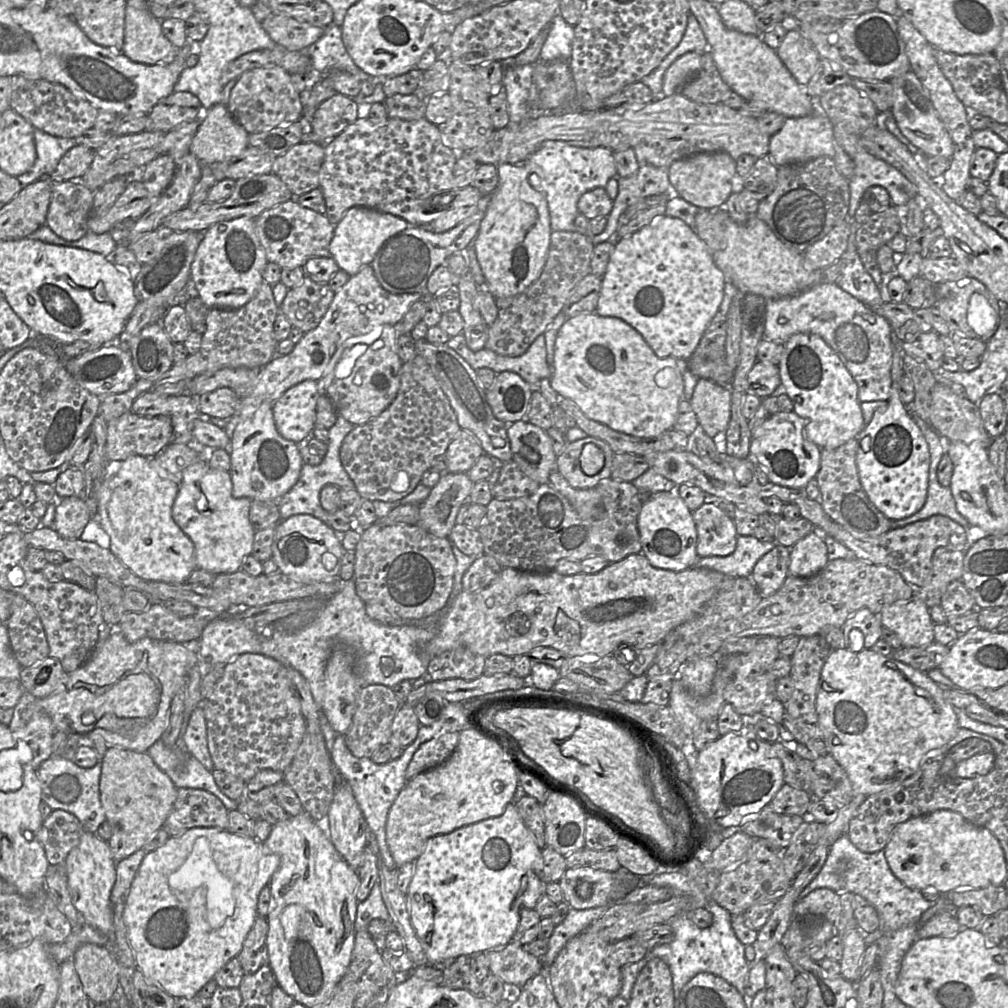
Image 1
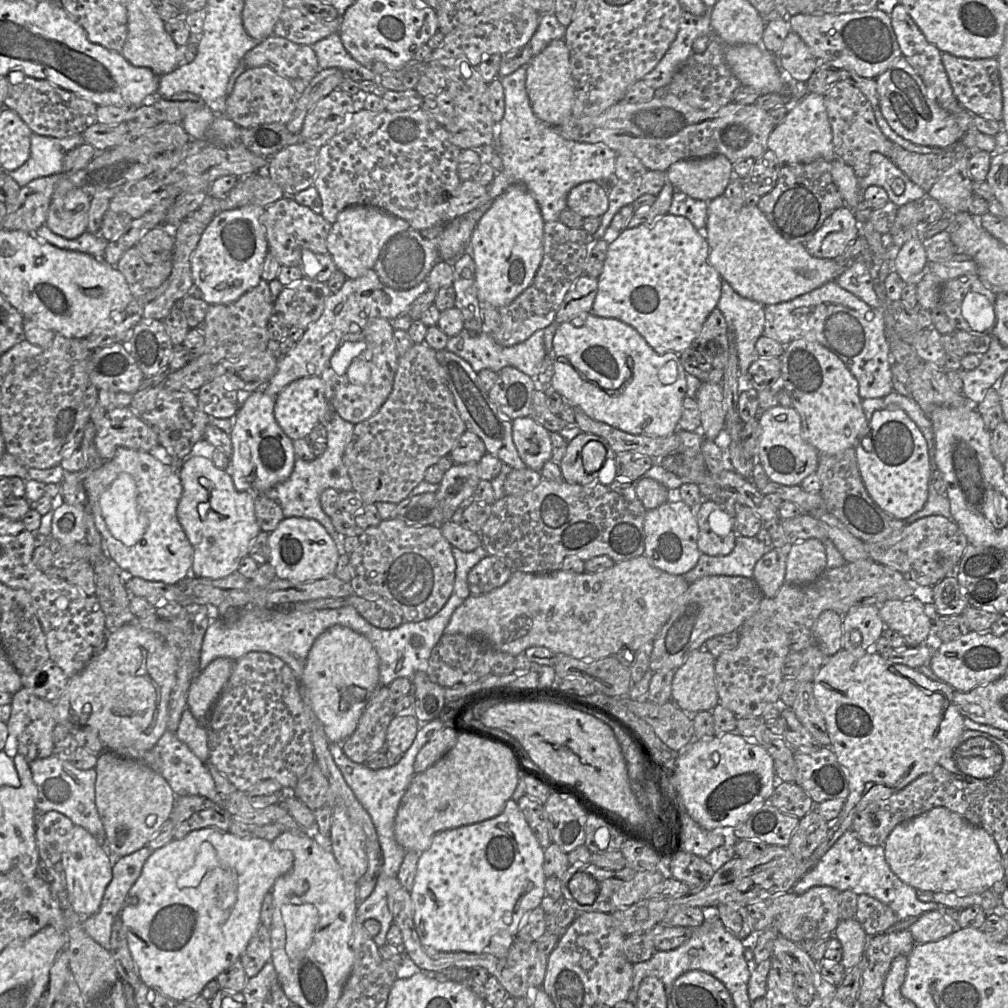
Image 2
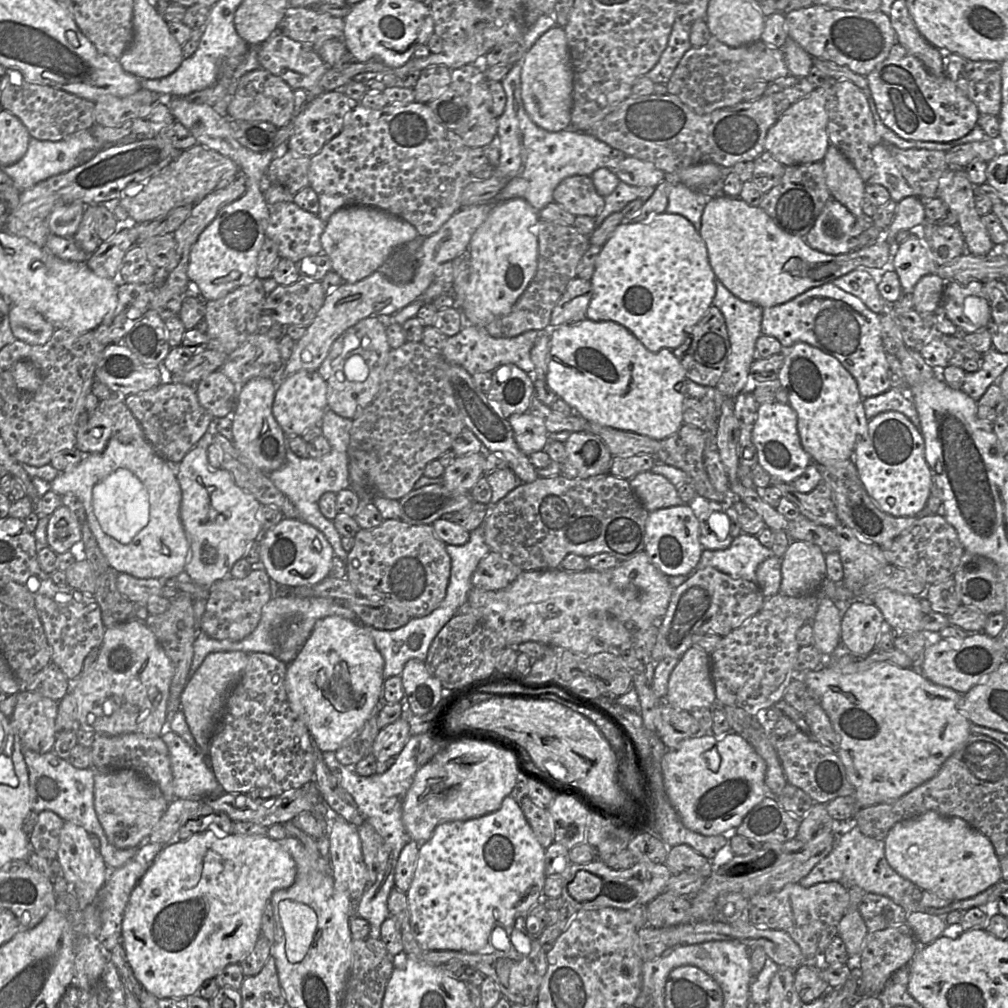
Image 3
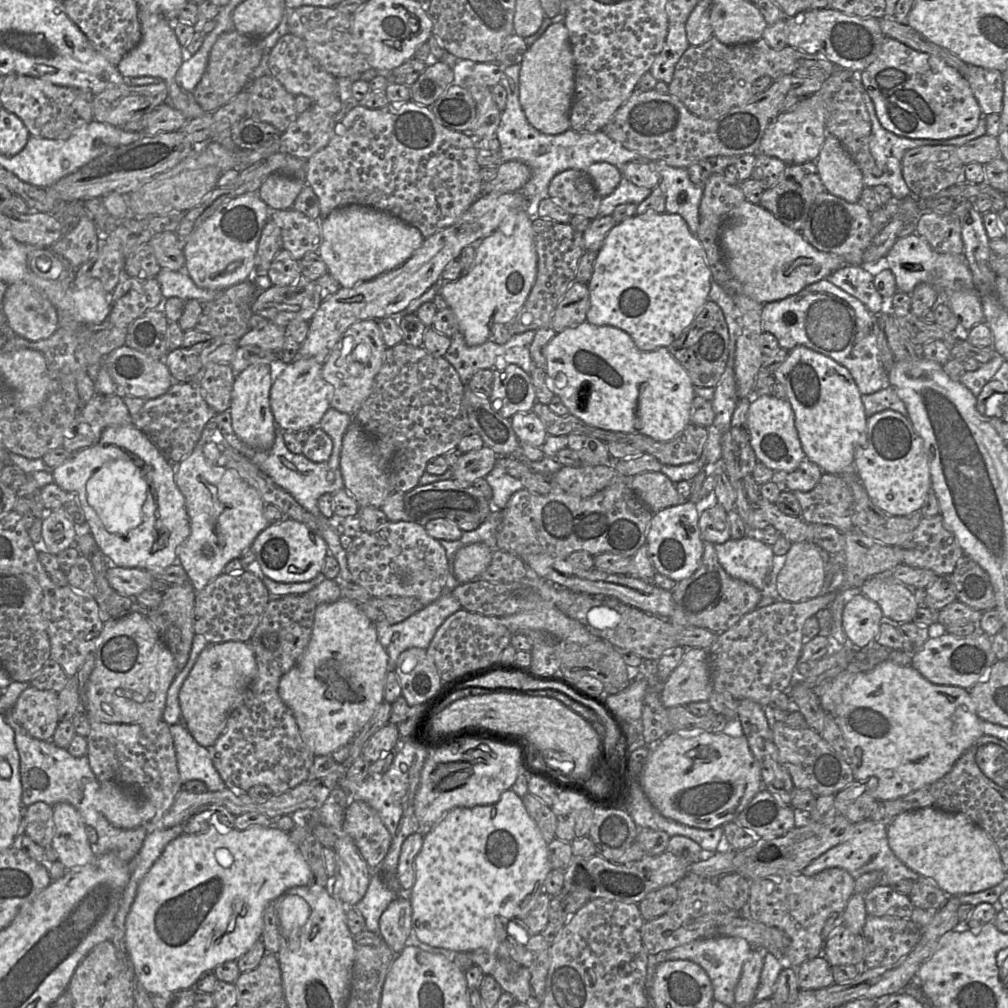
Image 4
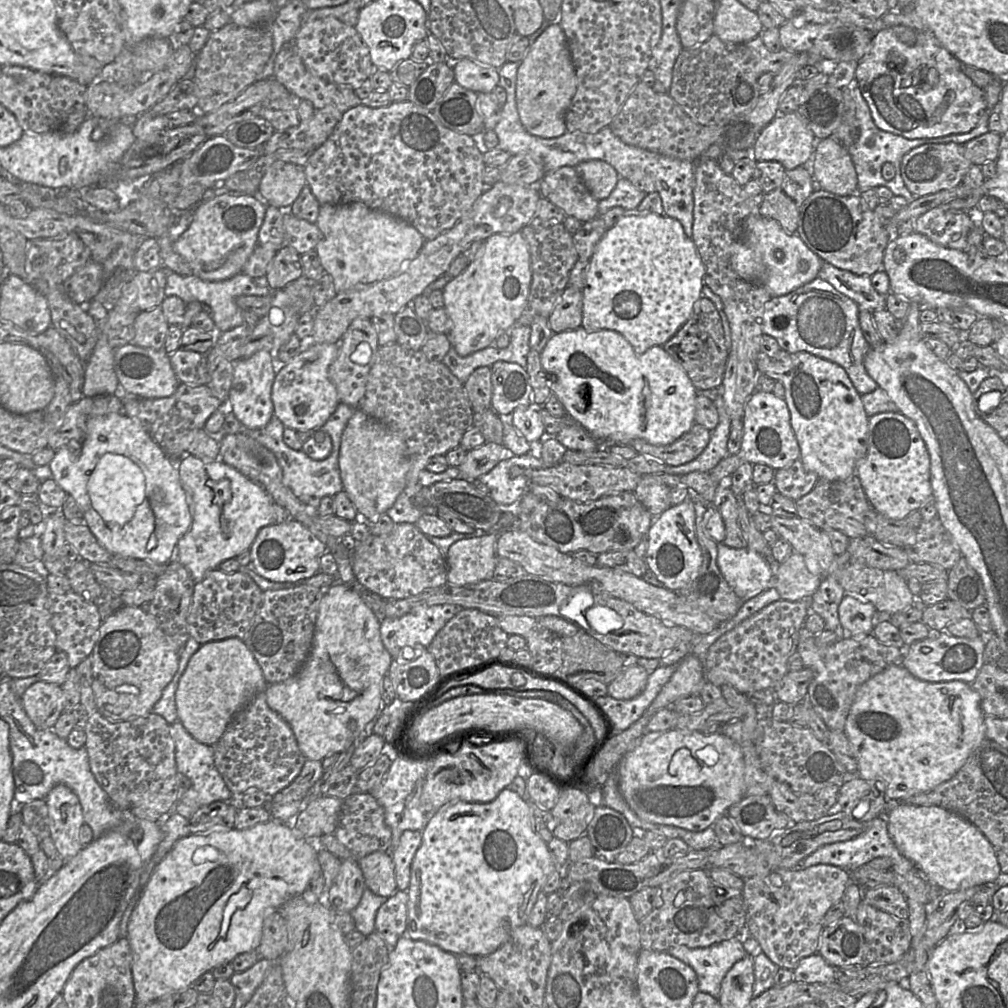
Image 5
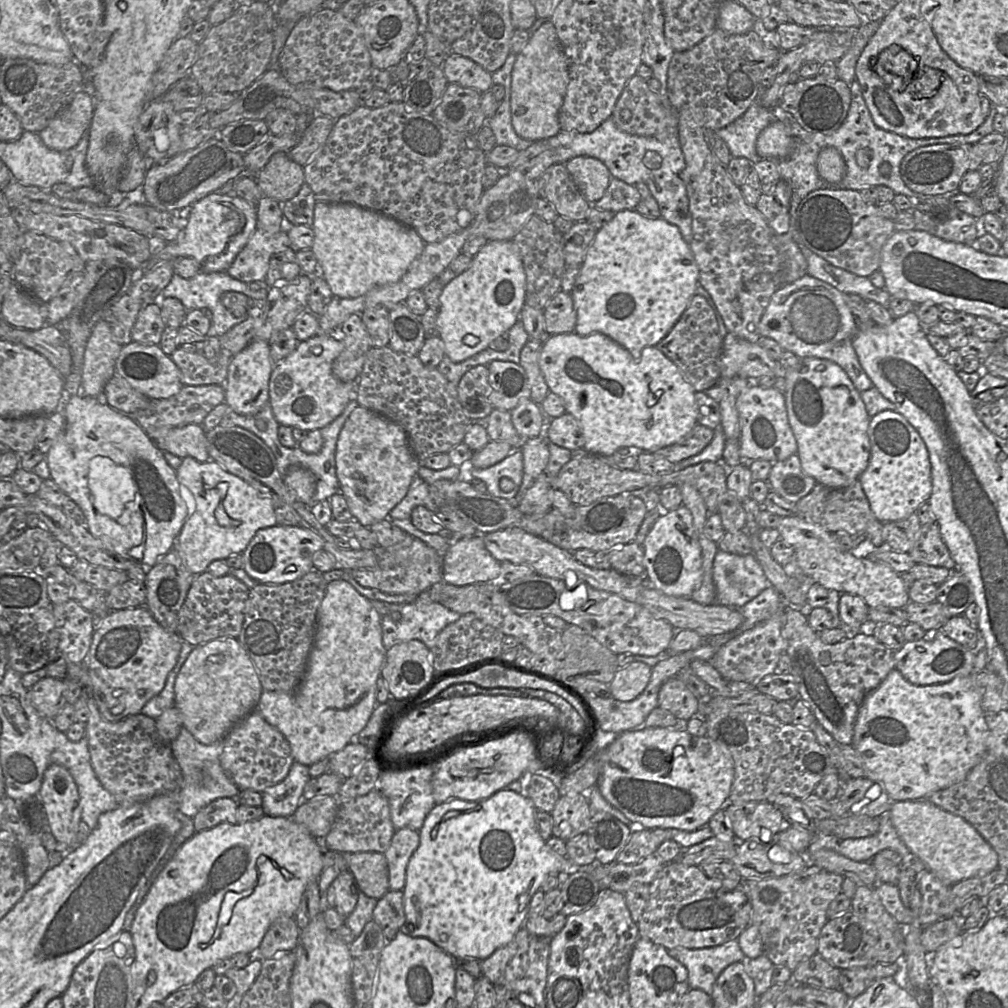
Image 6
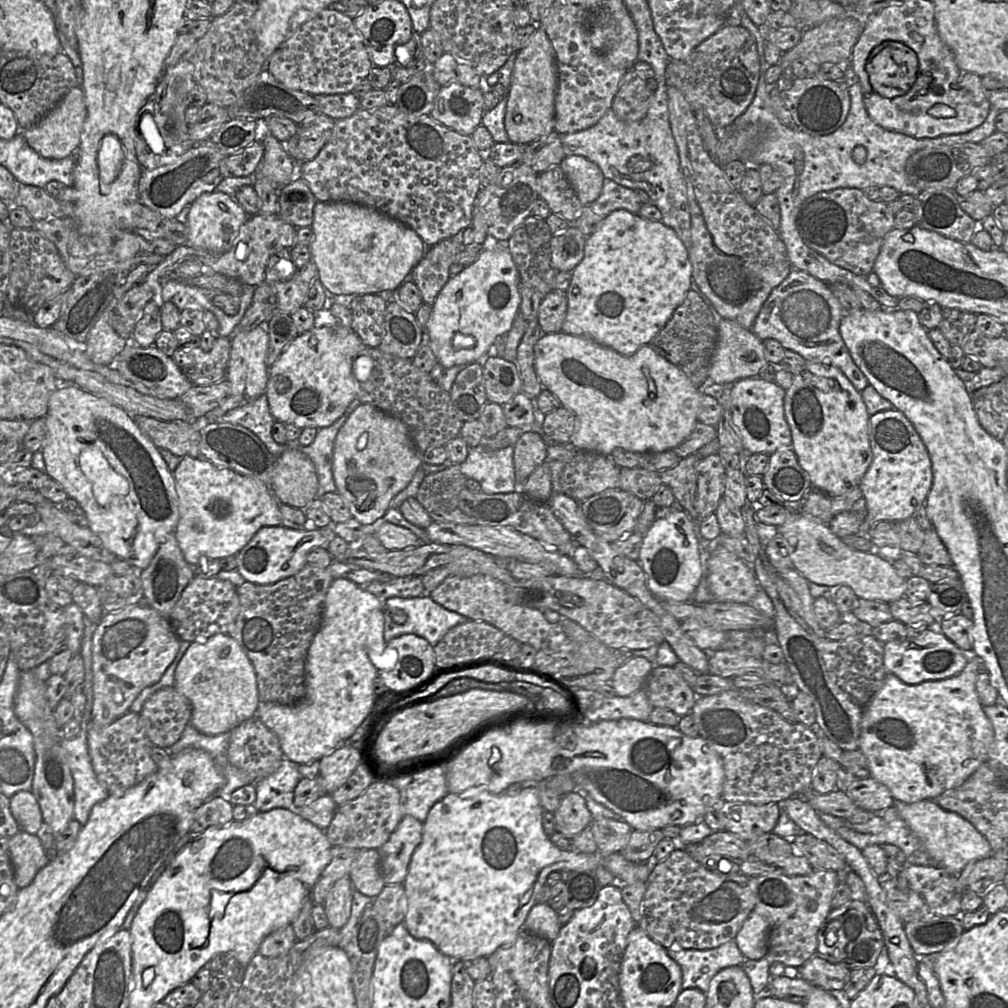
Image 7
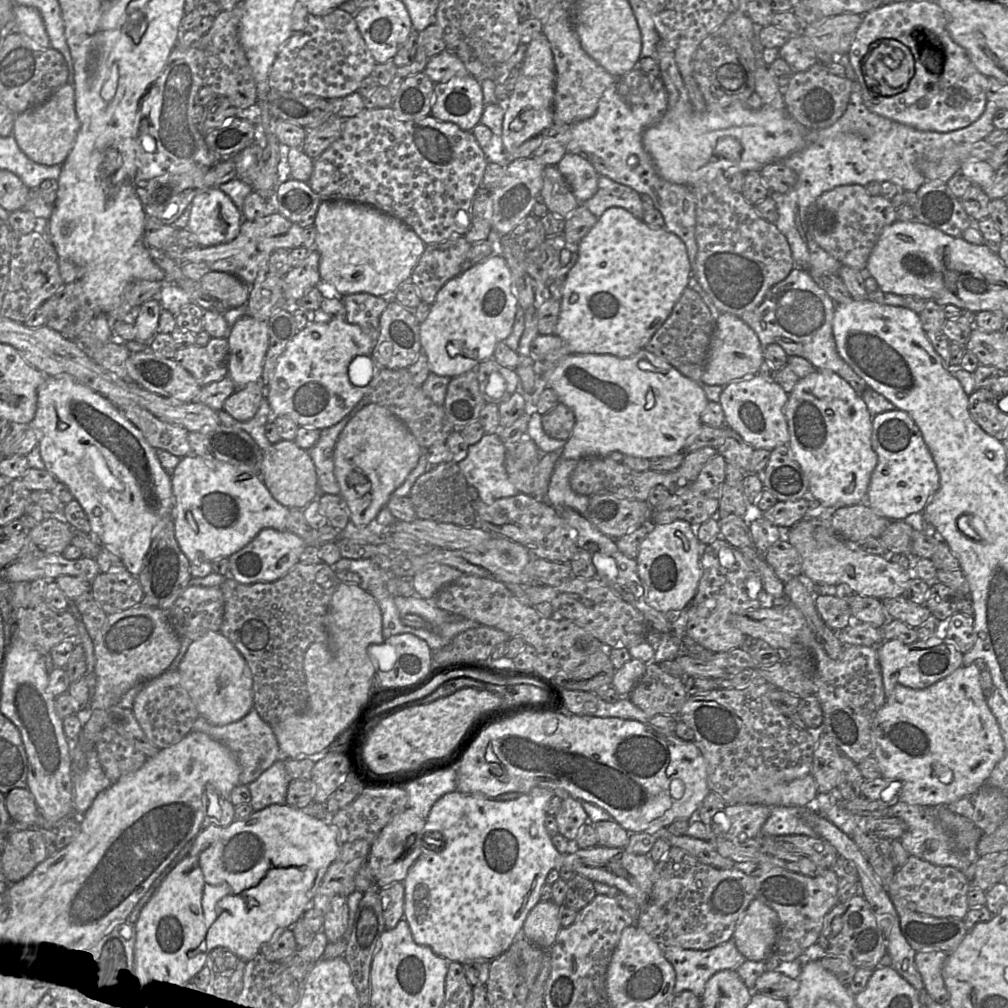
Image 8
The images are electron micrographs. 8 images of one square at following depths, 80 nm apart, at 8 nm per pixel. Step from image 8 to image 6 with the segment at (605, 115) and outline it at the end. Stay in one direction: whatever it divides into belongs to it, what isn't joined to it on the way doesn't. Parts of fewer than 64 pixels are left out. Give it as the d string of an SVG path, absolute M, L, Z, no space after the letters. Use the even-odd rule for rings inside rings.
M610 117L593 132L560 131L557 135L542 140L548 141L554 148L556 164L565 164L577 156L589 156L602 161L614 178L629 185L645 183L651 191L651 196L658 203L662 219L677 226L683 239L690 244L692 215L689 210L686 186L681 179L685 158L678 135L673 134L669 139L631 135L621 131Z

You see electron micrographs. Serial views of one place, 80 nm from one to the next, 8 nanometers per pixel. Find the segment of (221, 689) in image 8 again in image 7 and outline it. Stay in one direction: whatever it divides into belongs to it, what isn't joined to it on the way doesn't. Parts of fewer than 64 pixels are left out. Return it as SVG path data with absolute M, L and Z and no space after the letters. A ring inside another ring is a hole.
M227 633L192 642L176 668L174 686L192 705L190 724L205 735L230 732L256 716L260 700L255 669L239 643Z

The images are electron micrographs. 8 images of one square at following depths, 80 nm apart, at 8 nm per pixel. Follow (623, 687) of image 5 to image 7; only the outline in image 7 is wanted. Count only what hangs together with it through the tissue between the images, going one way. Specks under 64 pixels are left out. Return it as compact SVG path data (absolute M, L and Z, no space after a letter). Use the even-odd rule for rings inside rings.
M632 657L618 666L610 681L619 697L627 697L644 687L654 664L644 657Z

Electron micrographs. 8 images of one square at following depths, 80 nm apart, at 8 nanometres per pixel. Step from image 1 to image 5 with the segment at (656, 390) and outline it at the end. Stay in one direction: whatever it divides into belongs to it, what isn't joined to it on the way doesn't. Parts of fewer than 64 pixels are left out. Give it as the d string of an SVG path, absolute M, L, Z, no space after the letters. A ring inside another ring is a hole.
M579 327L574 330L554 334L540 353L540 361L546 373L552 394L558 397L565 407L567 414L576 420L596 441L627 441L640 438L652 445L670 445L688 432L695 423L695 399L697 390L683 367L662 346L653 346L643 354L638 355L635 353L631 344L616 331L603 329L588 332L584 328Z

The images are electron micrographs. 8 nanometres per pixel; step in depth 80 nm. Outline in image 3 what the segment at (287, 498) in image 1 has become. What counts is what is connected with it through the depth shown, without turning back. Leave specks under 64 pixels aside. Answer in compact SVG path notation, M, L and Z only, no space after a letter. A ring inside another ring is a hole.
M327 409L320 426L323 435L331 445L331 450L326 455L319 458L301 458L297 456L287 445L286 461L277 470L269 473L269 477L274 485L288 497L299 512L299 519L311 524L321 531L331 544L334 555L343 562L347 562L348 552L344 550L341 543L342 536L337 531L333 521L327 519L320 511L319 500L326 492L338 493L350 487L348 472L348 446L350 442L350 430L353 420L341 417L330 409Z

